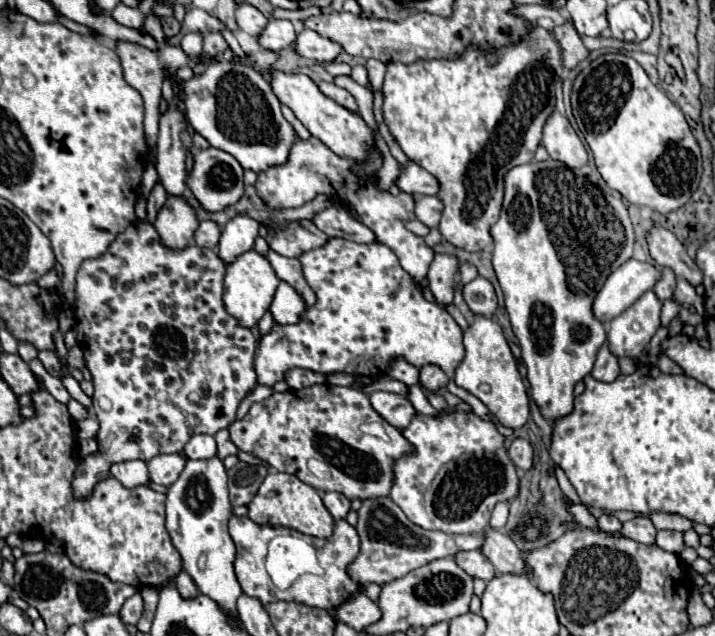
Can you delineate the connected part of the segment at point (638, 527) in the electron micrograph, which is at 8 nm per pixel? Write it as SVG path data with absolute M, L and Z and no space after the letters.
M636 516L634 520L628 520L622 524L622 536L636 540L640 544L654 544L656 540L656 528L650 518Z

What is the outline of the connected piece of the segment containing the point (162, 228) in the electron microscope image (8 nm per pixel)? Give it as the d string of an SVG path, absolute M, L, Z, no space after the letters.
M168 196L154 220L162 242L172 248L188 246L188 242L194 240L198 224L194 208L182 196Z

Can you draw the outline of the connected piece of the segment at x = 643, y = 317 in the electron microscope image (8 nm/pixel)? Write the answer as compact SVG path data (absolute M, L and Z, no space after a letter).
M648 290L628 310L610 322L608 342L616 356L638 358L648 346L654 332L660 328L662 302Z

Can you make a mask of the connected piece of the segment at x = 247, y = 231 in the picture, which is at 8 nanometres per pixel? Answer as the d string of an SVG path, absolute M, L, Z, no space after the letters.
M236 214L222 230L220 244L218 244L218 254L220 258L228 264L240 250L252 250L254 240L258 236L260 222L250 218L248 214Z

